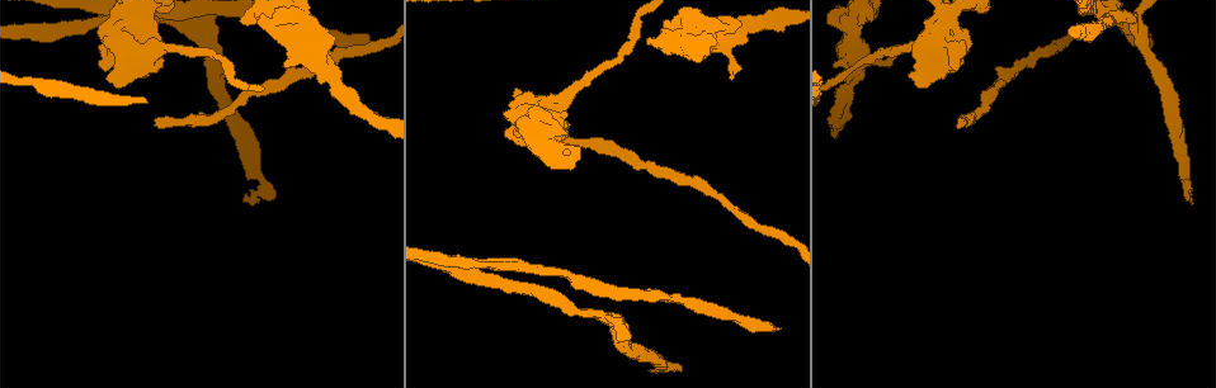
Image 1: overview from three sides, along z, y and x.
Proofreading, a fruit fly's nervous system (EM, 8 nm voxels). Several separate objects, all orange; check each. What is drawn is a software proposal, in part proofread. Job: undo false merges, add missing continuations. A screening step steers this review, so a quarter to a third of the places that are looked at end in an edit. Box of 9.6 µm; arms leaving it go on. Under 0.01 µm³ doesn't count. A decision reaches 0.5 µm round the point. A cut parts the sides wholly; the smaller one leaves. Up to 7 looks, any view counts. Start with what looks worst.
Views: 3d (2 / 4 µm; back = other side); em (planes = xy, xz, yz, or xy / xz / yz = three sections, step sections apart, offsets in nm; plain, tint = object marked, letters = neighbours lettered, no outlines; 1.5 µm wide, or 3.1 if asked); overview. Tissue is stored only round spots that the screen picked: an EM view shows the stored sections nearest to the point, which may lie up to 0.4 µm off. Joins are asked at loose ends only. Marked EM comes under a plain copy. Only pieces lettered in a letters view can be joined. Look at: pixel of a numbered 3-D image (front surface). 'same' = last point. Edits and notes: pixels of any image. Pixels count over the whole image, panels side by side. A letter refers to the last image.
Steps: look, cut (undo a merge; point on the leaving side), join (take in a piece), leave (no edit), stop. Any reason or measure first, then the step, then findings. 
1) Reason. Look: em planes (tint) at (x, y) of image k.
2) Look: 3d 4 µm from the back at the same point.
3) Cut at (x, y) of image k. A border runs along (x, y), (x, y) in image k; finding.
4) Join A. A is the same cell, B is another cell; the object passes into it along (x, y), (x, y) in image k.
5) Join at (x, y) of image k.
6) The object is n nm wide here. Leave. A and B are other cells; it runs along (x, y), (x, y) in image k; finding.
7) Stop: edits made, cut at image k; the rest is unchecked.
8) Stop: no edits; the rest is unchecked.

Tapers out. Look: 3d 4 µm at (960, 118) of image 1.

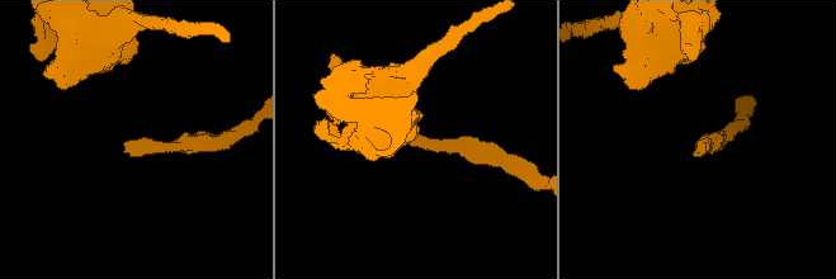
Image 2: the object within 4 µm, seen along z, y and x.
Need the tissue. Look: em xy step 8 (letters) at (697, 144) of image 2.

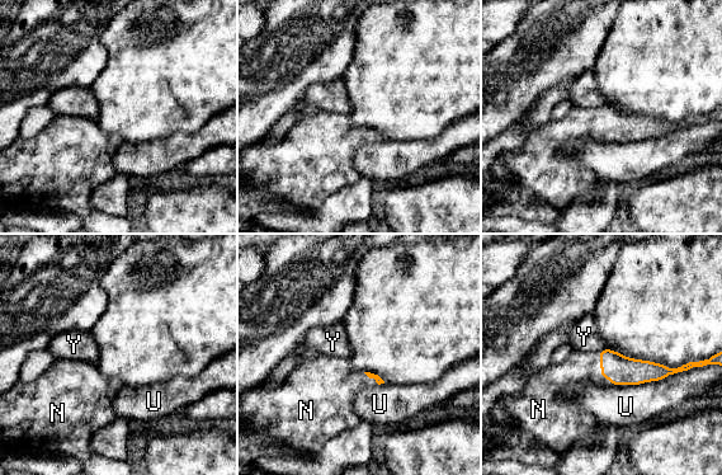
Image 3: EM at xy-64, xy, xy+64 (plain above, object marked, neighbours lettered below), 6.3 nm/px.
Join N. N is the same cell, U and Y are other cells; the object passes into it along (621, 370), (600, 372), (579, 366) in image 3; it goes on there.

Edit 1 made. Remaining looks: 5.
Redraw. Look: overview.

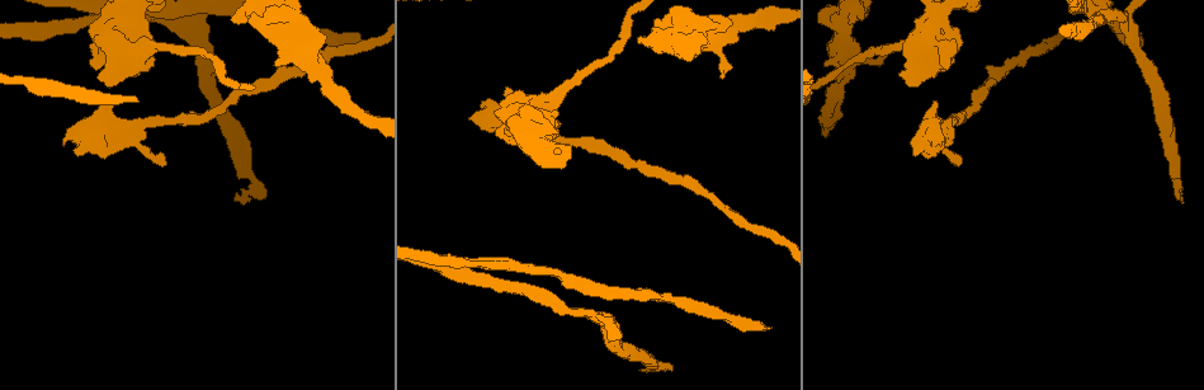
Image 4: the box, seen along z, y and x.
Branch point. Look: 3d 2 µm at (191, 32) of image 4.

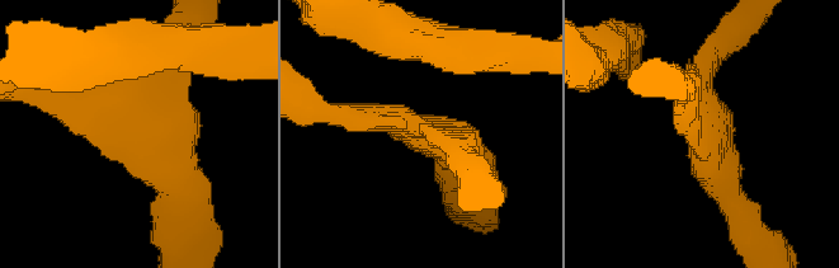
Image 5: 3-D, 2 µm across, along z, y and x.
3 arms meet here; the arms are 190, 200, 280 nm wide; shape alone is not enough. Look: em xz step 4 (tint) at (146, 139) of image 5.

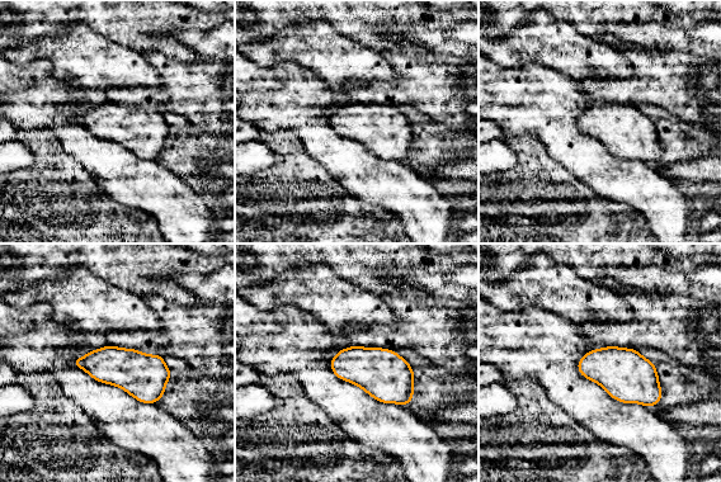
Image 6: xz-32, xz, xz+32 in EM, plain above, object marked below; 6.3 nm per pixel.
Another direction. Look: em planes (letters) at the same point.

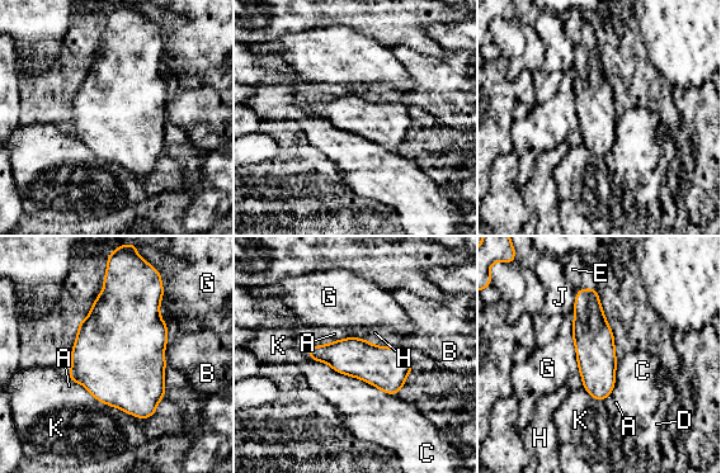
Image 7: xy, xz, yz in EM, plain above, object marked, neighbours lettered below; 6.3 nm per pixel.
Leave. A, B, C, D, E, G, H, J and K are other cells; a border runs along (330, 368), (396, 395) in image 7; one cell here.

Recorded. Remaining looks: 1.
Stop: edits made, join at image 3; the rest is unchecked.

